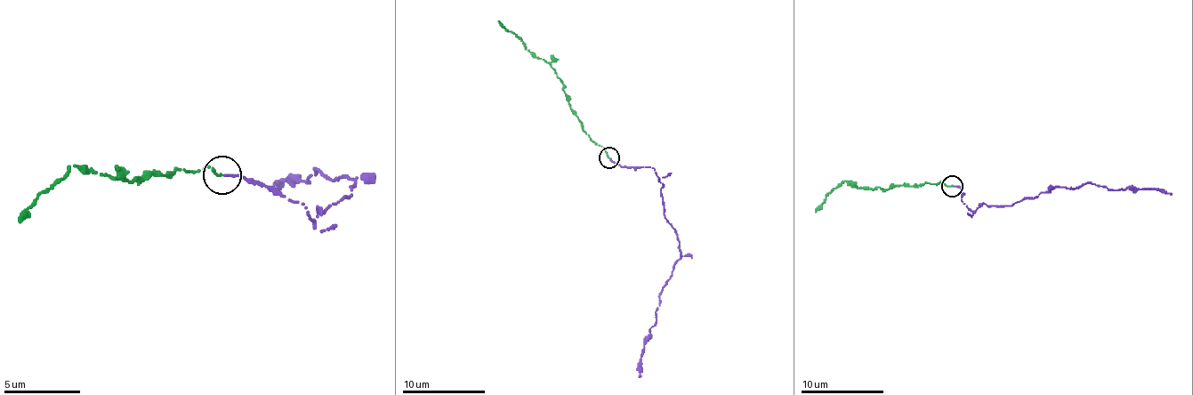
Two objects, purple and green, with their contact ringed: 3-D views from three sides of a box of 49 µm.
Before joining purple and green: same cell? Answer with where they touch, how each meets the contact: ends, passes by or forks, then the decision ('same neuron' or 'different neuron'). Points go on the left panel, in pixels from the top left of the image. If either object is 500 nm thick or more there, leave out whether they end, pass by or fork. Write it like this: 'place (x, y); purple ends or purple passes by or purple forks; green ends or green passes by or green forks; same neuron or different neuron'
place (221, 175); purple ends; green ends; same neuron

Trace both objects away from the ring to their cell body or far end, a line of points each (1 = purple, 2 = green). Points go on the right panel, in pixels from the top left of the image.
1: (953, 185), (961, 188), (961, 200), (971, 210), (983, 204), (1012, 206), (1025, 197), (1089, 183), (1172, 194)
2: (953, 185), (940, 181), (864, 189), (845, 181), (826, 196), (816, 213)

